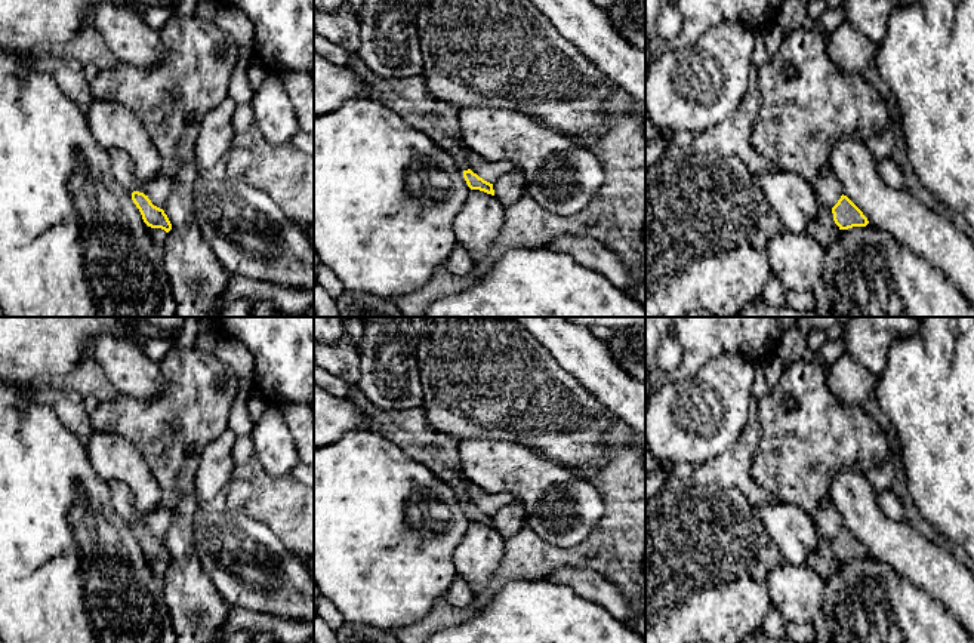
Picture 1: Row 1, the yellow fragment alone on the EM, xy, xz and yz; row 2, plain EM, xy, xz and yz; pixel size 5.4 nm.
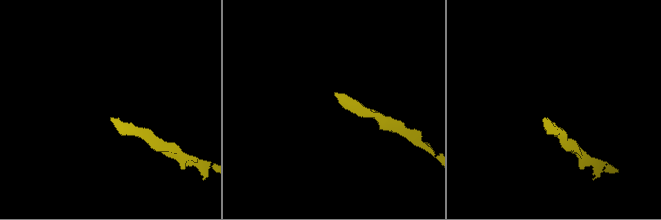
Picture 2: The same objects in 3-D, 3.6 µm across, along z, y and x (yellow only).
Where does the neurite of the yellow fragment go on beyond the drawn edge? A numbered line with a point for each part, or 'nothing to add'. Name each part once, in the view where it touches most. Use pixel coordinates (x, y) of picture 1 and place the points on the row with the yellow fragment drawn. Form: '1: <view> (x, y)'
1: yz (823, 230)

